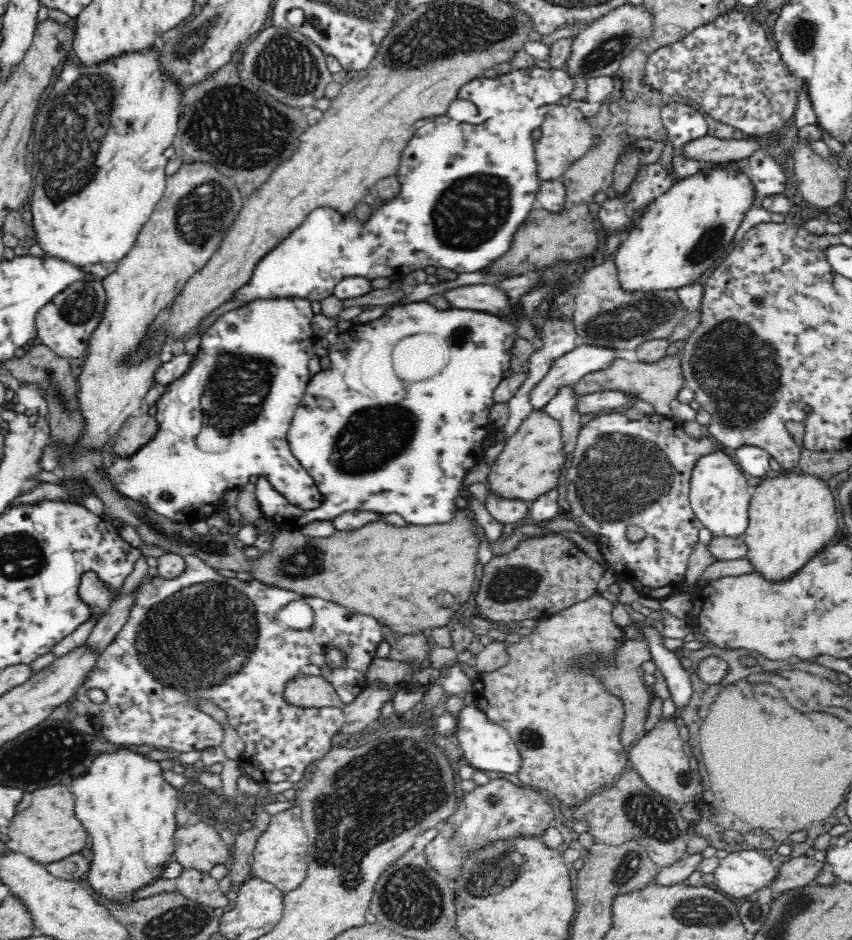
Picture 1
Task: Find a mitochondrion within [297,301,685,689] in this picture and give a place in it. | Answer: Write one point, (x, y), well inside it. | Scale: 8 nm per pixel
(623, 474)

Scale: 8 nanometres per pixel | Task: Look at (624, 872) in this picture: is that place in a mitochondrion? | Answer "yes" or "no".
yes

